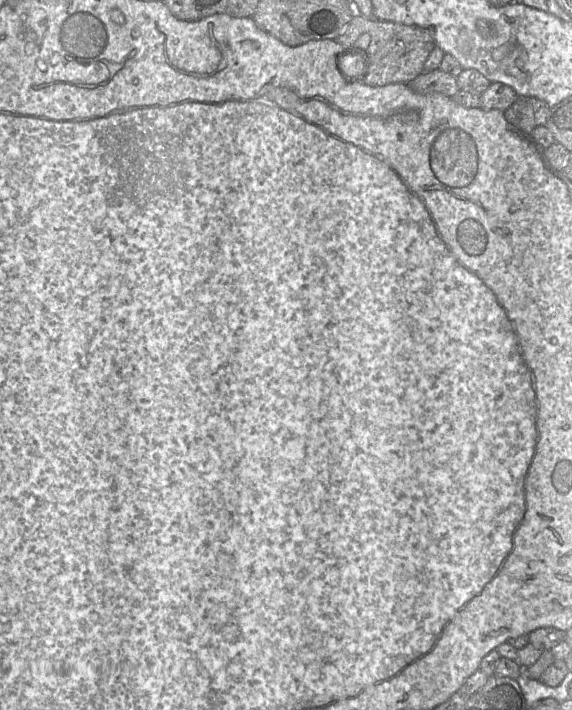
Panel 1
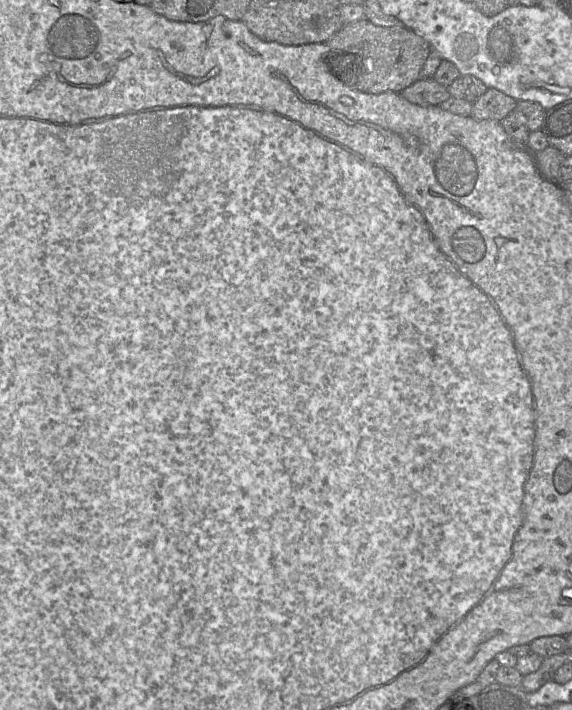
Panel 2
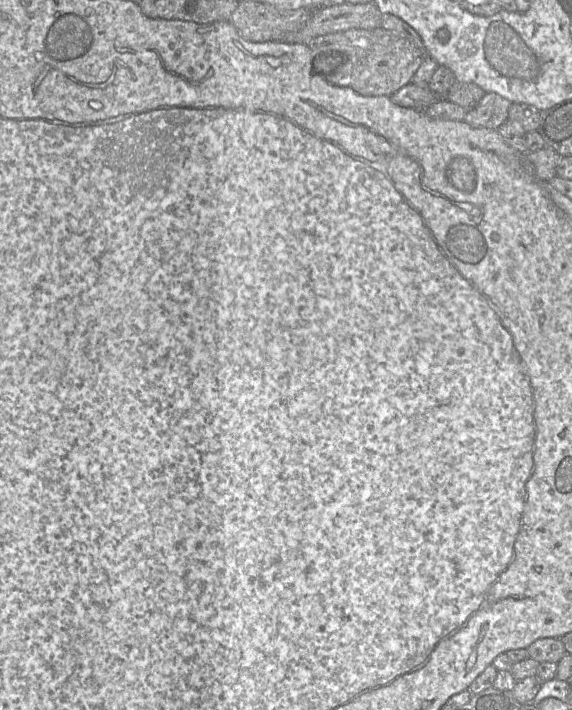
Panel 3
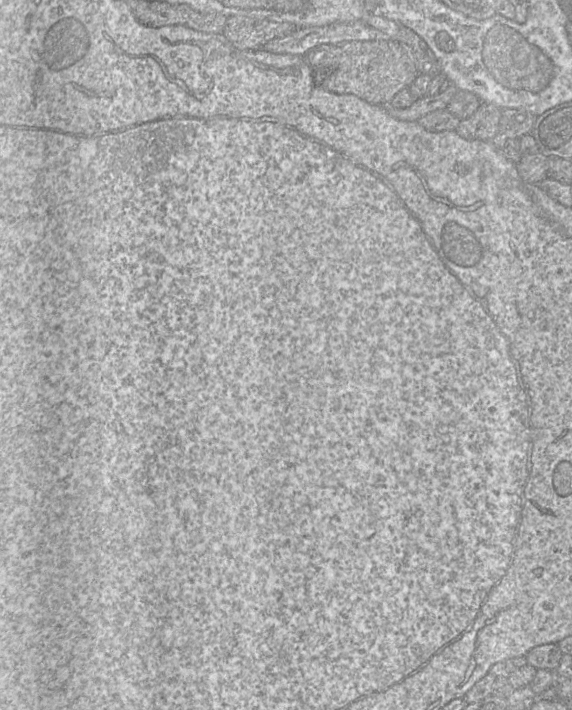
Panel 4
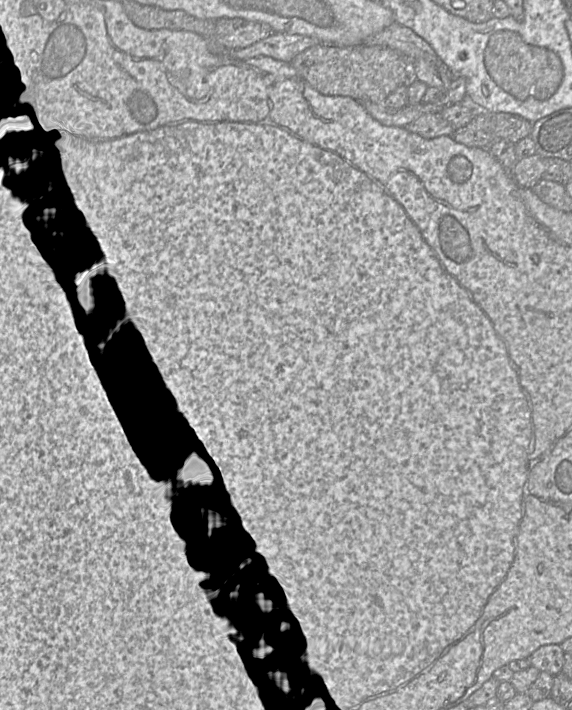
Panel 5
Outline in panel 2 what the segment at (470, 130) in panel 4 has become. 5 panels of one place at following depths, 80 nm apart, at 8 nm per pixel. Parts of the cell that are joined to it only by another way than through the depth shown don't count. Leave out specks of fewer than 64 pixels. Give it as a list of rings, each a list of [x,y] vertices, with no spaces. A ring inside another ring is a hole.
[[[489,88],[474,103],[469,116],[475,120],[502,121],[517,105],[517,100],[505,93]]]

